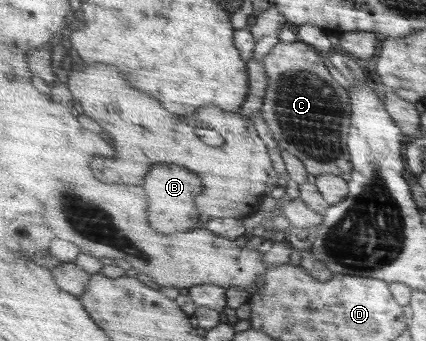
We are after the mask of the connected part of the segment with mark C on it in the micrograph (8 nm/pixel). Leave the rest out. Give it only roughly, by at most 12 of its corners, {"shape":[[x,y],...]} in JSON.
{"shape":[[280,41],[262,111],[316,177],[349,177],[352,96],[323,53]]}

